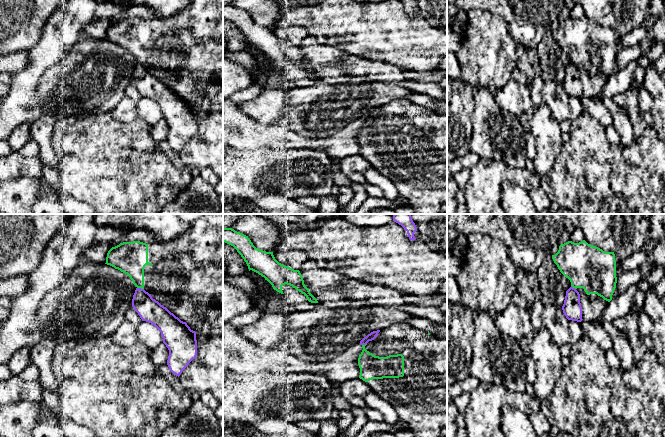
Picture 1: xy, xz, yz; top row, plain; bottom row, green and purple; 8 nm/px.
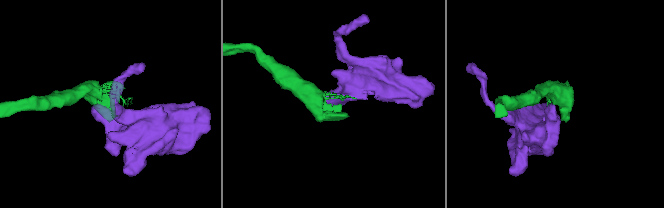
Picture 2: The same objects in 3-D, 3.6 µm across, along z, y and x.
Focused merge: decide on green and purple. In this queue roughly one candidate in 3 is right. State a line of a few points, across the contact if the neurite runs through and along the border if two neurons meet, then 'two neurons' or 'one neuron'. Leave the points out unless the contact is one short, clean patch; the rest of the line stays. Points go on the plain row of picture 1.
xy (137, 63), (143, 65) | two neurons

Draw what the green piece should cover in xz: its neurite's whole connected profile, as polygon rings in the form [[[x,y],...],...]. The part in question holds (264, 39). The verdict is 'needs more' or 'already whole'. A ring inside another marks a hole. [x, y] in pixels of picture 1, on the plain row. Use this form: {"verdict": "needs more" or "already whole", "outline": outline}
{"verdict": "already whole", "outline": [[[223,4],[223,18],[233,22],[246,38],[249,47],[264,53],[277,68],[284,70],[282,62],[287,60],[304,70],[309,78],[318,79],[305,62],[300,47],[279,39],[273,28],[256,24],[248,12],[232,4]]]}

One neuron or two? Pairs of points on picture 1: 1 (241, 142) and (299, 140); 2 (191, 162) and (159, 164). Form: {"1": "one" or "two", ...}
{"1": "one", "2": "two"}

